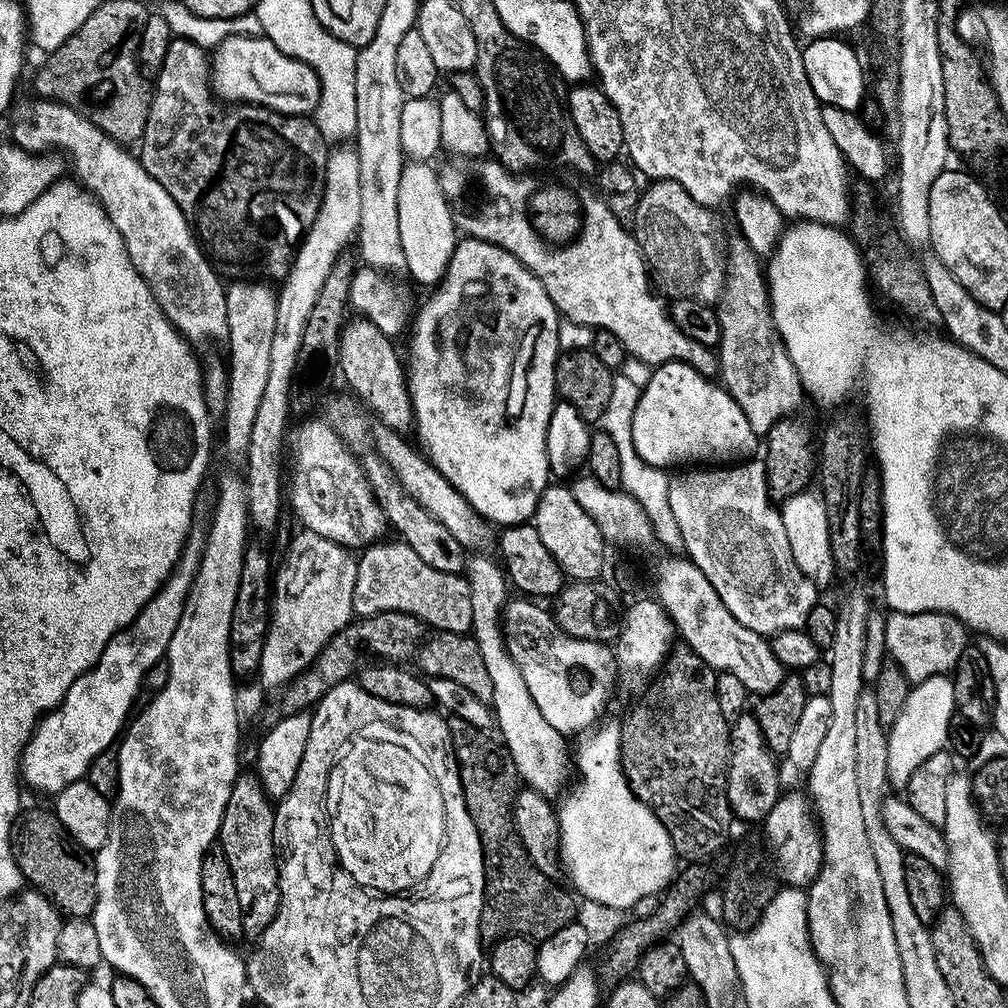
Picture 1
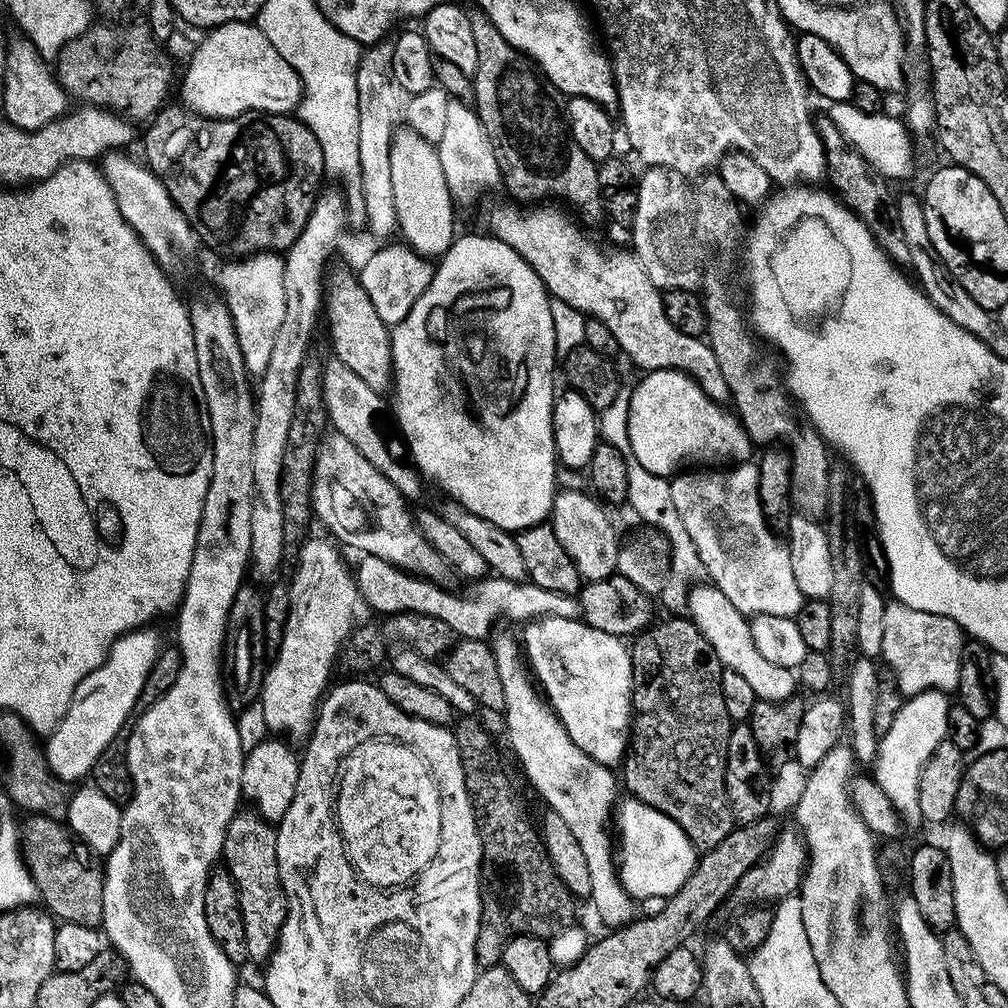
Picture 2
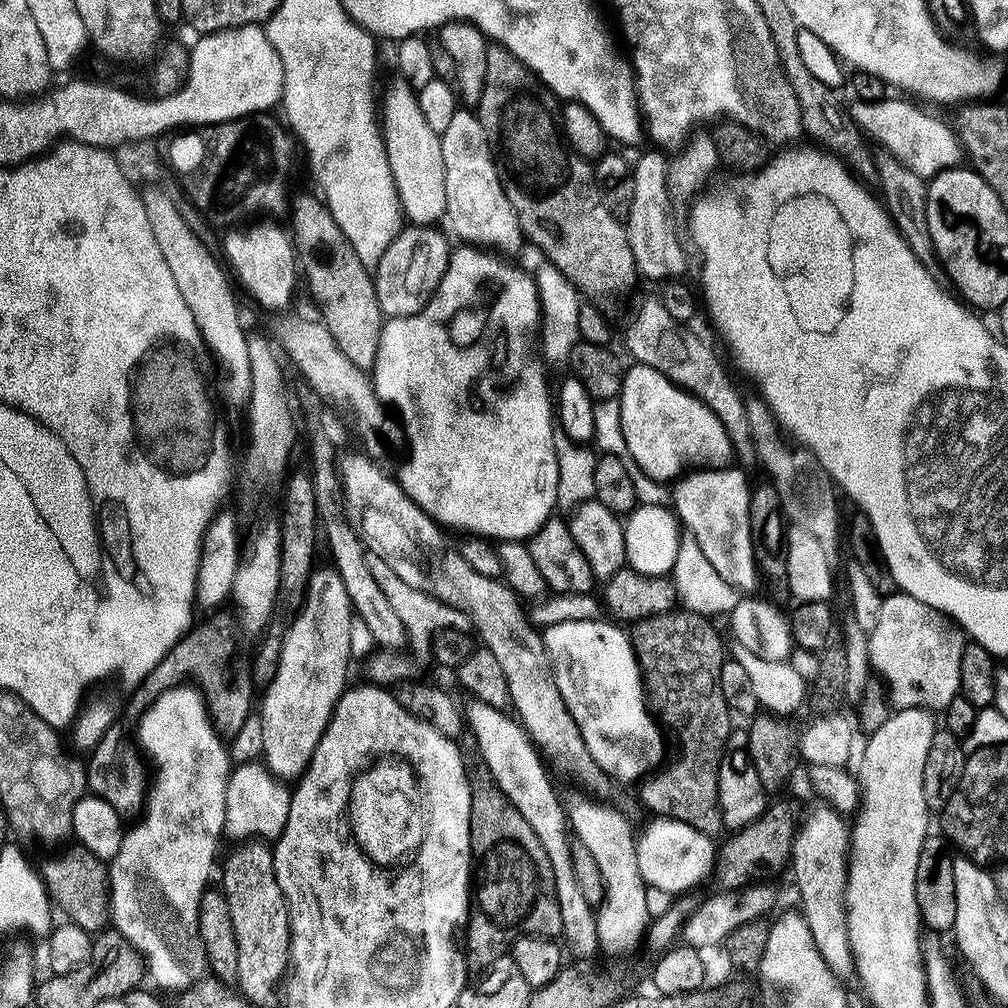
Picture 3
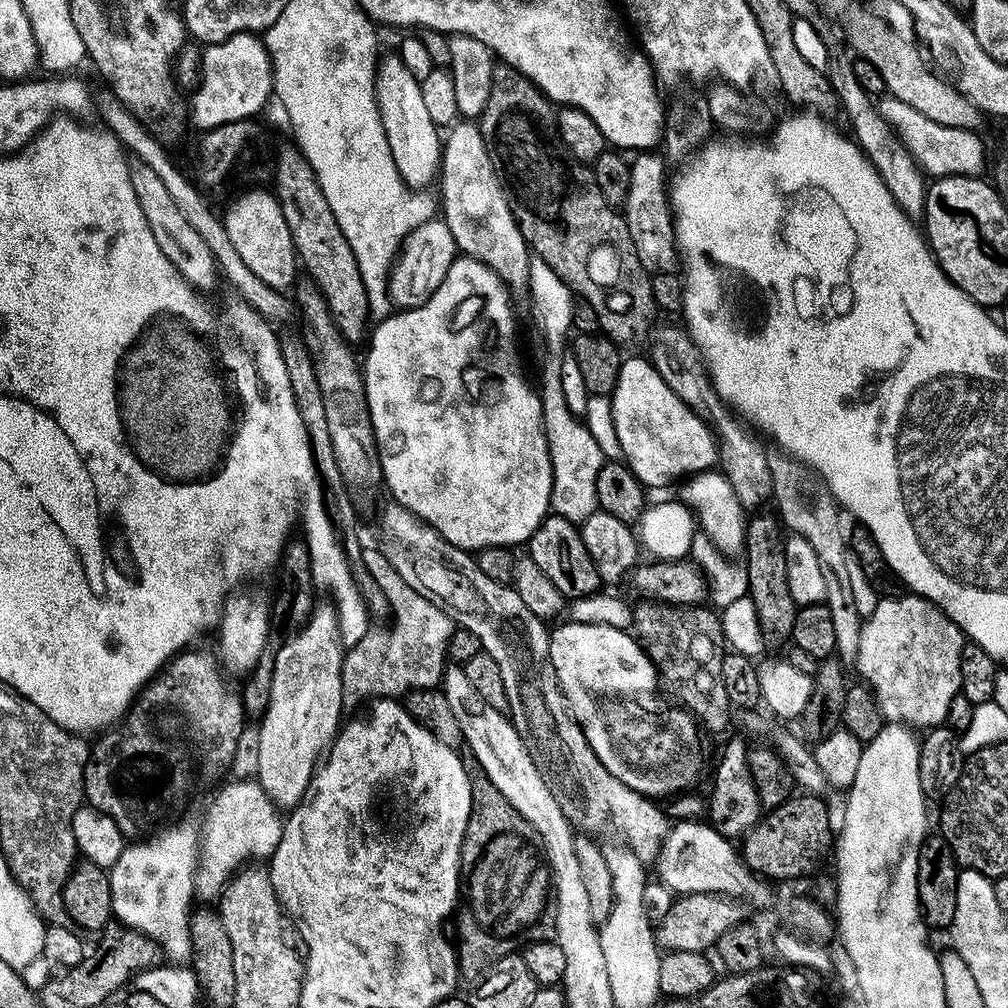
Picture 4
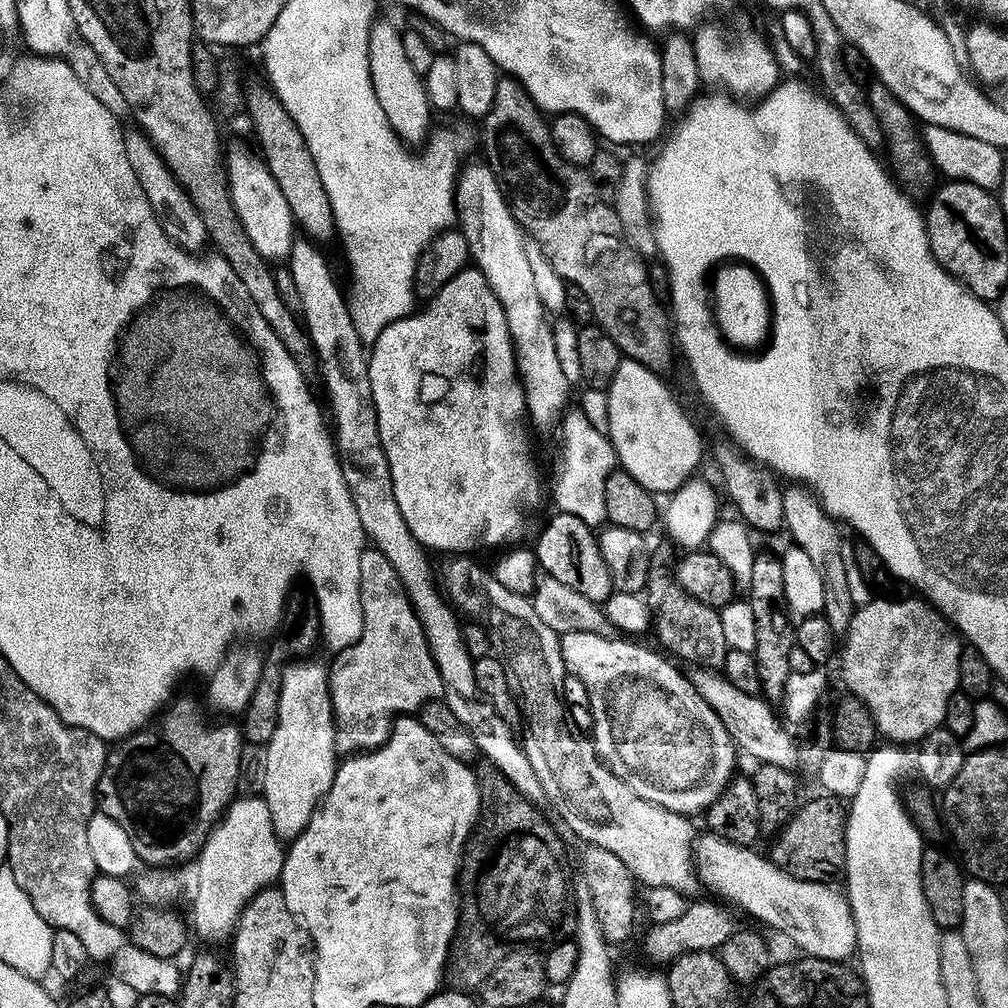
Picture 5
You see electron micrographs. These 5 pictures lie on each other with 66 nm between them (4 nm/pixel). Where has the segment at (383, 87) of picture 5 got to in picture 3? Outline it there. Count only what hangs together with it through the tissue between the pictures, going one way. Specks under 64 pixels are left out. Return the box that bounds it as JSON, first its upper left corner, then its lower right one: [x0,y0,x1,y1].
[382,78,446,226]

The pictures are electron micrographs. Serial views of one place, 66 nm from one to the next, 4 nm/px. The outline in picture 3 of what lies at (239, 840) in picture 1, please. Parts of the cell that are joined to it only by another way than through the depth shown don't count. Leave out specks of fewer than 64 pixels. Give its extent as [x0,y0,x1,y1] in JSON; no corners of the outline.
[224,838,292,1006]

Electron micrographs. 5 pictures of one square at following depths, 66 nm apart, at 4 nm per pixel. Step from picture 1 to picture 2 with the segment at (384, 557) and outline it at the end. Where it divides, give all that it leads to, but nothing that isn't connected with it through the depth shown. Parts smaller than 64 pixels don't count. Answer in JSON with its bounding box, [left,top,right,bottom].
[354,556,580,640]

